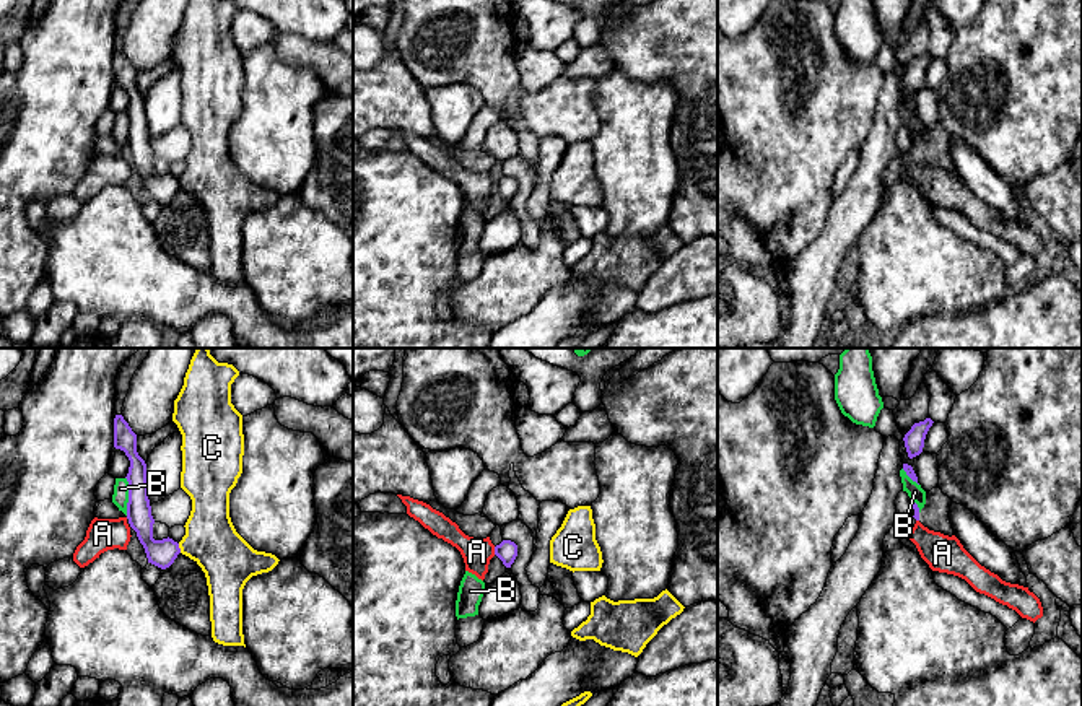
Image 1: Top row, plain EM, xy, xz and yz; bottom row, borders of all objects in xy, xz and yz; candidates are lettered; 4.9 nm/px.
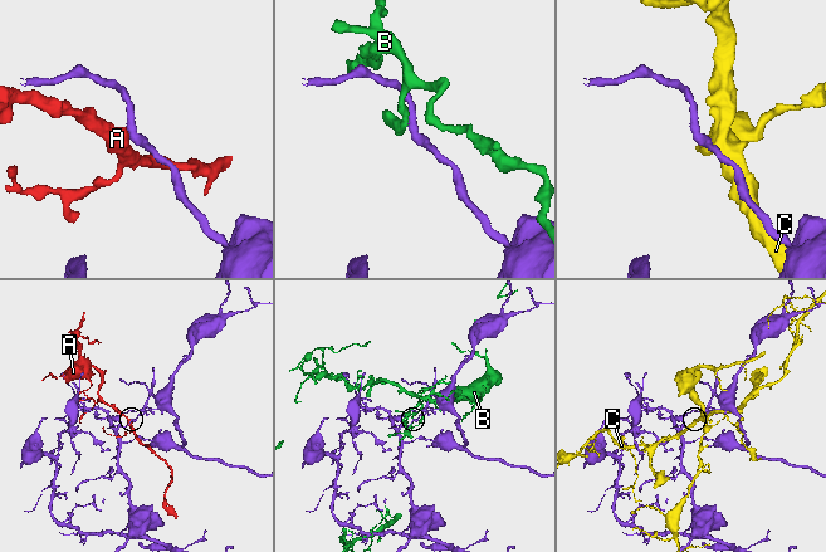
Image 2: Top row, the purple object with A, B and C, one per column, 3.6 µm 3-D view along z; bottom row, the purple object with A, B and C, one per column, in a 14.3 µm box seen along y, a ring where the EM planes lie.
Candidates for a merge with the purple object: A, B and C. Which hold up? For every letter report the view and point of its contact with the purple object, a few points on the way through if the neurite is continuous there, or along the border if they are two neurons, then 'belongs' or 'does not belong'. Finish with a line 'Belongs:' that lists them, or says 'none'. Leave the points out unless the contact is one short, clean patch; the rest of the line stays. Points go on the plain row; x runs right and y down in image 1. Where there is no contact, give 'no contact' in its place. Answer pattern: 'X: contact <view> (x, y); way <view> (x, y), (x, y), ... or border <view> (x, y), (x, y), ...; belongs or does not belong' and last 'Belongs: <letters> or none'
A: contact xz (495, 186); border xz (493, 183), (495, 189); does not belong
B: contact xy (129, 132); does not belong
C: contact xy (179, 184); does not belong
Belongs: none

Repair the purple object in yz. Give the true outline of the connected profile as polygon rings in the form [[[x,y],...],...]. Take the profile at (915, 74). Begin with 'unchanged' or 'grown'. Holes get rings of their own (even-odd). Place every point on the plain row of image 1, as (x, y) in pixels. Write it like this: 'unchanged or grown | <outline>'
unchanged | [[[926,54],[924,57],[914,59],[905,70],[903,76],[910,94],[923,88],[924,75],[932,59],[934,57],[931,54]]]

